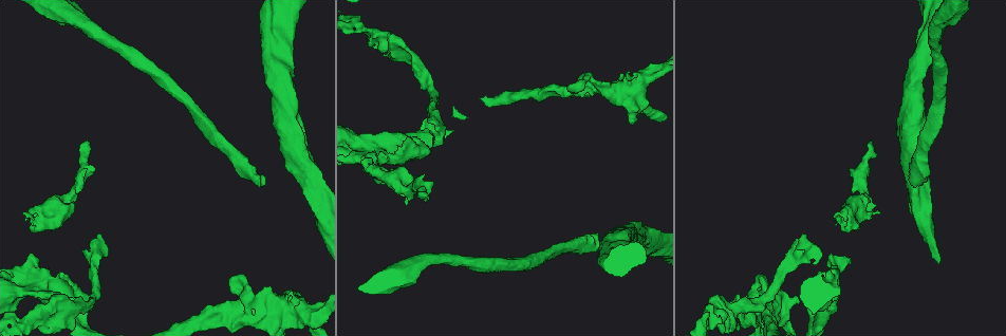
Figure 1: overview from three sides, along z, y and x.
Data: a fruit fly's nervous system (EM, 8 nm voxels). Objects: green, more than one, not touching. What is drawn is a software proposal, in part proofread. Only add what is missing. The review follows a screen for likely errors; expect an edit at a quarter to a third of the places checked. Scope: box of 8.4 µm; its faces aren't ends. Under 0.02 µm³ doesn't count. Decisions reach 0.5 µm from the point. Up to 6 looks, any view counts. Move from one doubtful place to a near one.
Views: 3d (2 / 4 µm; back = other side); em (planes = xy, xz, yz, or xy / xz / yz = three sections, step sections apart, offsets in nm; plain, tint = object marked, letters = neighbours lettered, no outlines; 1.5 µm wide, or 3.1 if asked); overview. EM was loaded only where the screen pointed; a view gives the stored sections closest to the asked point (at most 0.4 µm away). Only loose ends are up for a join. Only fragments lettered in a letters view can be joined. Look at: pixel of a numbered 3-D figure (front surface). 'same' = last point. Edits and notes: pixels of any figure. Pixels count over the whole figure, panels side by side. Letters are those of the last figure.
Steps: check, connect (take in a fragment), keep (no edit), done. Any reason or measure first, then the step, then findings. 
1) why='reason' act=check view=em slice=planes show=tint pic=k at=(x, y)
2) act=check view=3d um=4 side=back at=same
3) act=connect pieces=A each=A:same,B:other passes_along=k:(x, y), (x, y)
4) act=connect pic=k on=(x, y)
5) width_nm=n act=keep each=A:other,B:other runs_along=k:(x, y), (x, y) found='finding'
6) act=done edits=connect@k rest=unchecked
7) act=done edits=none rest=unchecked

why='free end' act=check view=3d um=2 pic=1 at=(599, 81)

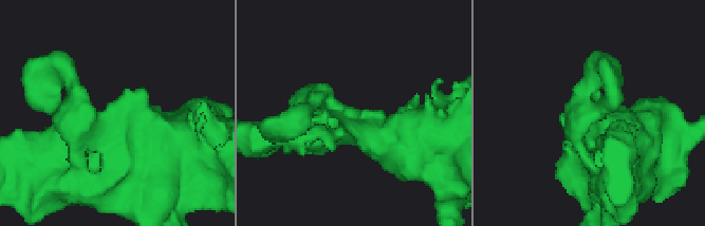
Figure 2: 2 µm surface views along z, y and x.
why='need the tissue' act=check view=em slice=planes show=tint pic=2 at=(593, 94)

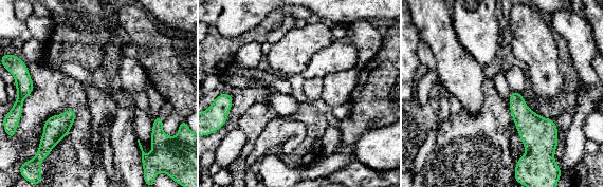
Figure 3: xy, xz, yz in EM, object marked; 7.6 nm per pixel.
why='what lies round it' act=check view=em slice=planes show=letters at=same

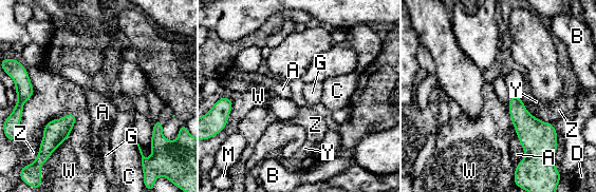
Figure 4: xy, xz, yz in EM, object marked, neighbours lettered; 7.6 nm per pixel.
act=keep each=A:other,B:other,C:other,D:other,G:other,M:other,W:other,Y:other,Z:other found='no lettered fragment goes on from it'

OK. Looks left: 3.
why='an open end' act=check view=3d um=2 pic=1 at=(402, 43)

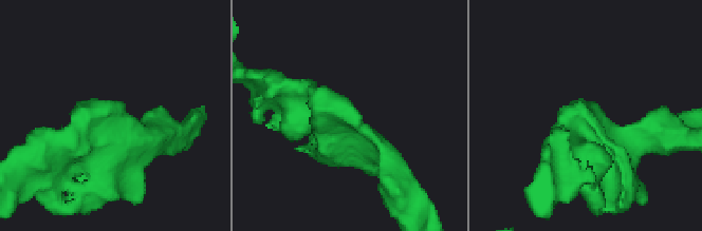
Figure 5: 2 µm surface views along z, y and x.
act=check view=em slice=planes show=letters pic=5 at=(122, 101)

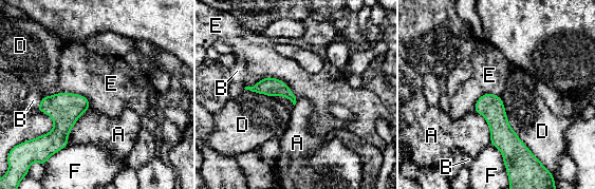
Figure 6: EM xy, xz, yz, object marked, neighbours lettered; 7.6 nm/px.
width_nm=130 act=keep each=A:other,B:other,D:other,E:other,F:other found='no lettered fragment goes on from it'

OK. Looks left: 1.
why='free end' act=check view=em slice=yz step=4 show=letters pic=1 at=(867, 145)

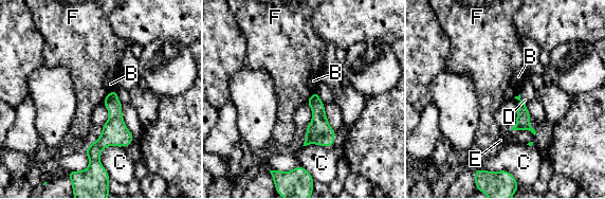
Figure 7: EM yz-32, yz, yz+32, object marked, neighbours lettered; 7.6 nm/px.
act=keep each=B:other,C:other,D:other,E:other,F:other found='none of them fits'

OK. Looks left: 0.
act=done edits=none rest=unchecked

